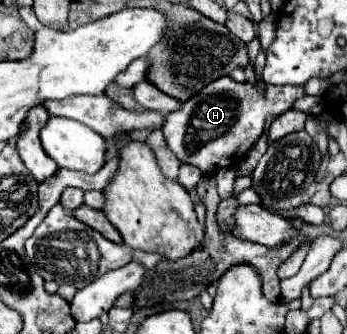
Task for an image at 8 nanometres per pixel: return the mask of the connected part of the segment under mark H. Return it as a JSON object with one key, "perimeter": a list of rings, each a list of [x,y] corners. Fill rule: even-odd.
{"perimeter":[[[223,76],[215,82],[211,82],[209,86],[205,86],[201,90],[201,94],[189,98],[189,102],[183,102],[181,110],[173,112],[167,116],[167,122],[163,126],[163,134],[165,134],[165,142],[169,146],[169,150],[179,158],[179,162],[197,166],[203,174],[213,174],[219,168],[225,166],[235,166],[239,164],[245,154],[249,152],[249,148],[265,134],[265,118],[269,114],[279,116],[283,112],[287,112],[291,108],[291,104],[303,96],[303,86],[265,86],[265,96],[261,96],[255,86],[251,84],[237,84],[231,78]]]}

